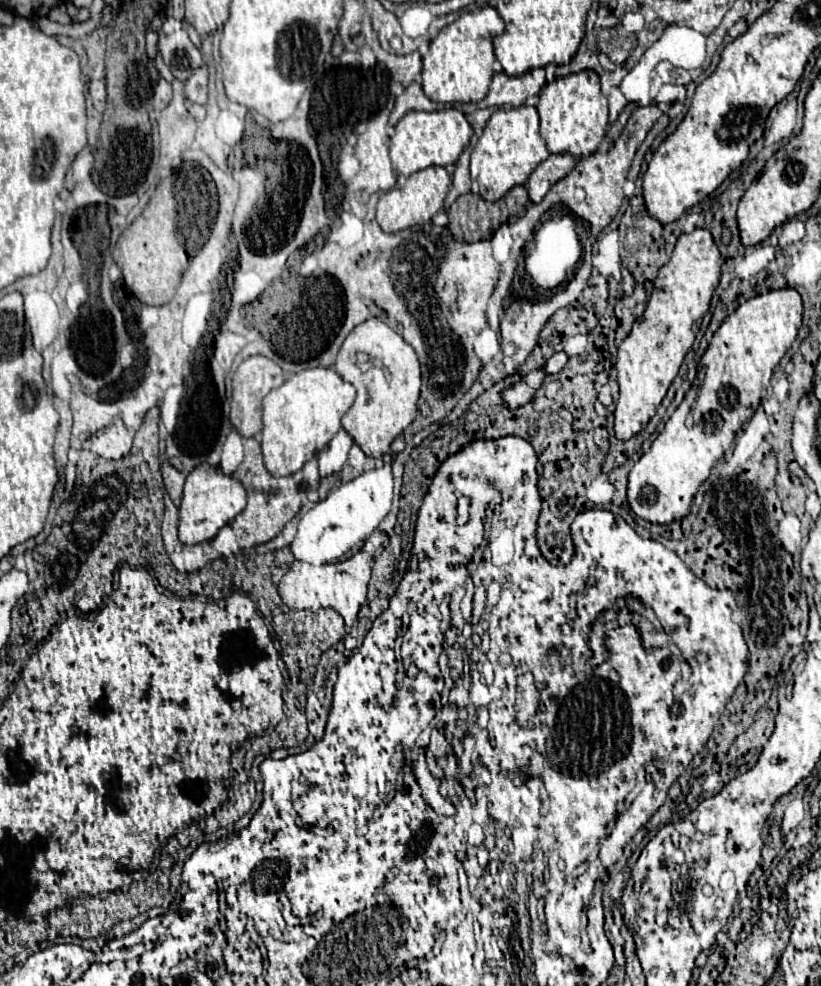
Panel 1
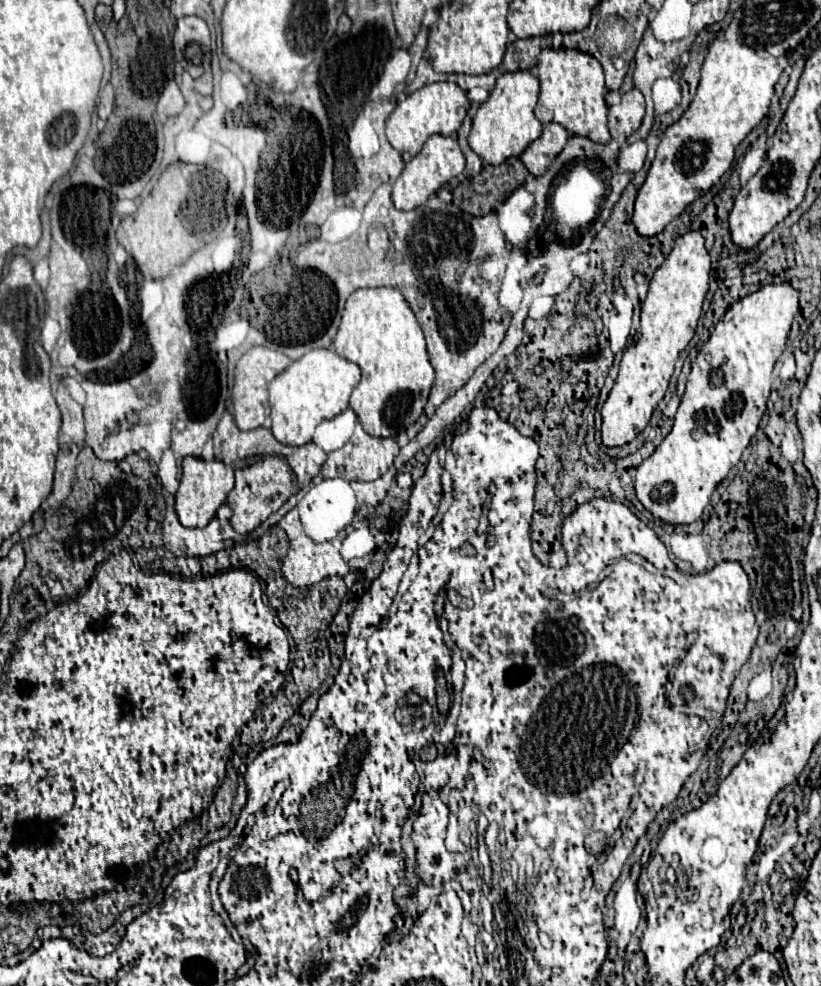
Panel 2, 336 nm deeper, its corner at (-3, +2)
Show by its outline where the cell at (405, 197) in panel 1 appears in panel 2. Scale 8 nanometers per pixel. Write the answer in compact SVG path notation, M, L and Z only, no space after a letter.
M434 134L432 138L428 138L424 148L406 164L404 172L392 184L392 202L394 202L394 206L398 210L414 210L416 206L422 206L444 184L448 184L452 178L456 178L464 170L464 164L466 164L466 160L464 160L464 154L458 146L458 140Z

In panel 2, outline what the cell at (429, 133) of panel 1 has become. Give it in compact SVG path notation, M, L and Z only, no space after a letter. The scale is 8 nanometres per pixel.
M436 82L436 84L422 86L420 90L402 98L396 104L394 112L386 120L386 136L398 152L410 152L412 156L416 156L432 134L454 138L466 118L468 108L470 108L470 100L466 92L452 82Z

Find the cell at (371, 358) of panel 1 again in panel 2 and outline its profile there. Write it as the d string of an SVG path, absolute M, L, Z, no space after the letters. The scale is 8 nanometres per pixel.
M362 288L352 292L342 314L334 350L362 370L362 380L350 396L350 408L368 434L374 438L394 438L420 418L434 382L434 368L426 354L424 334L398 290Z

